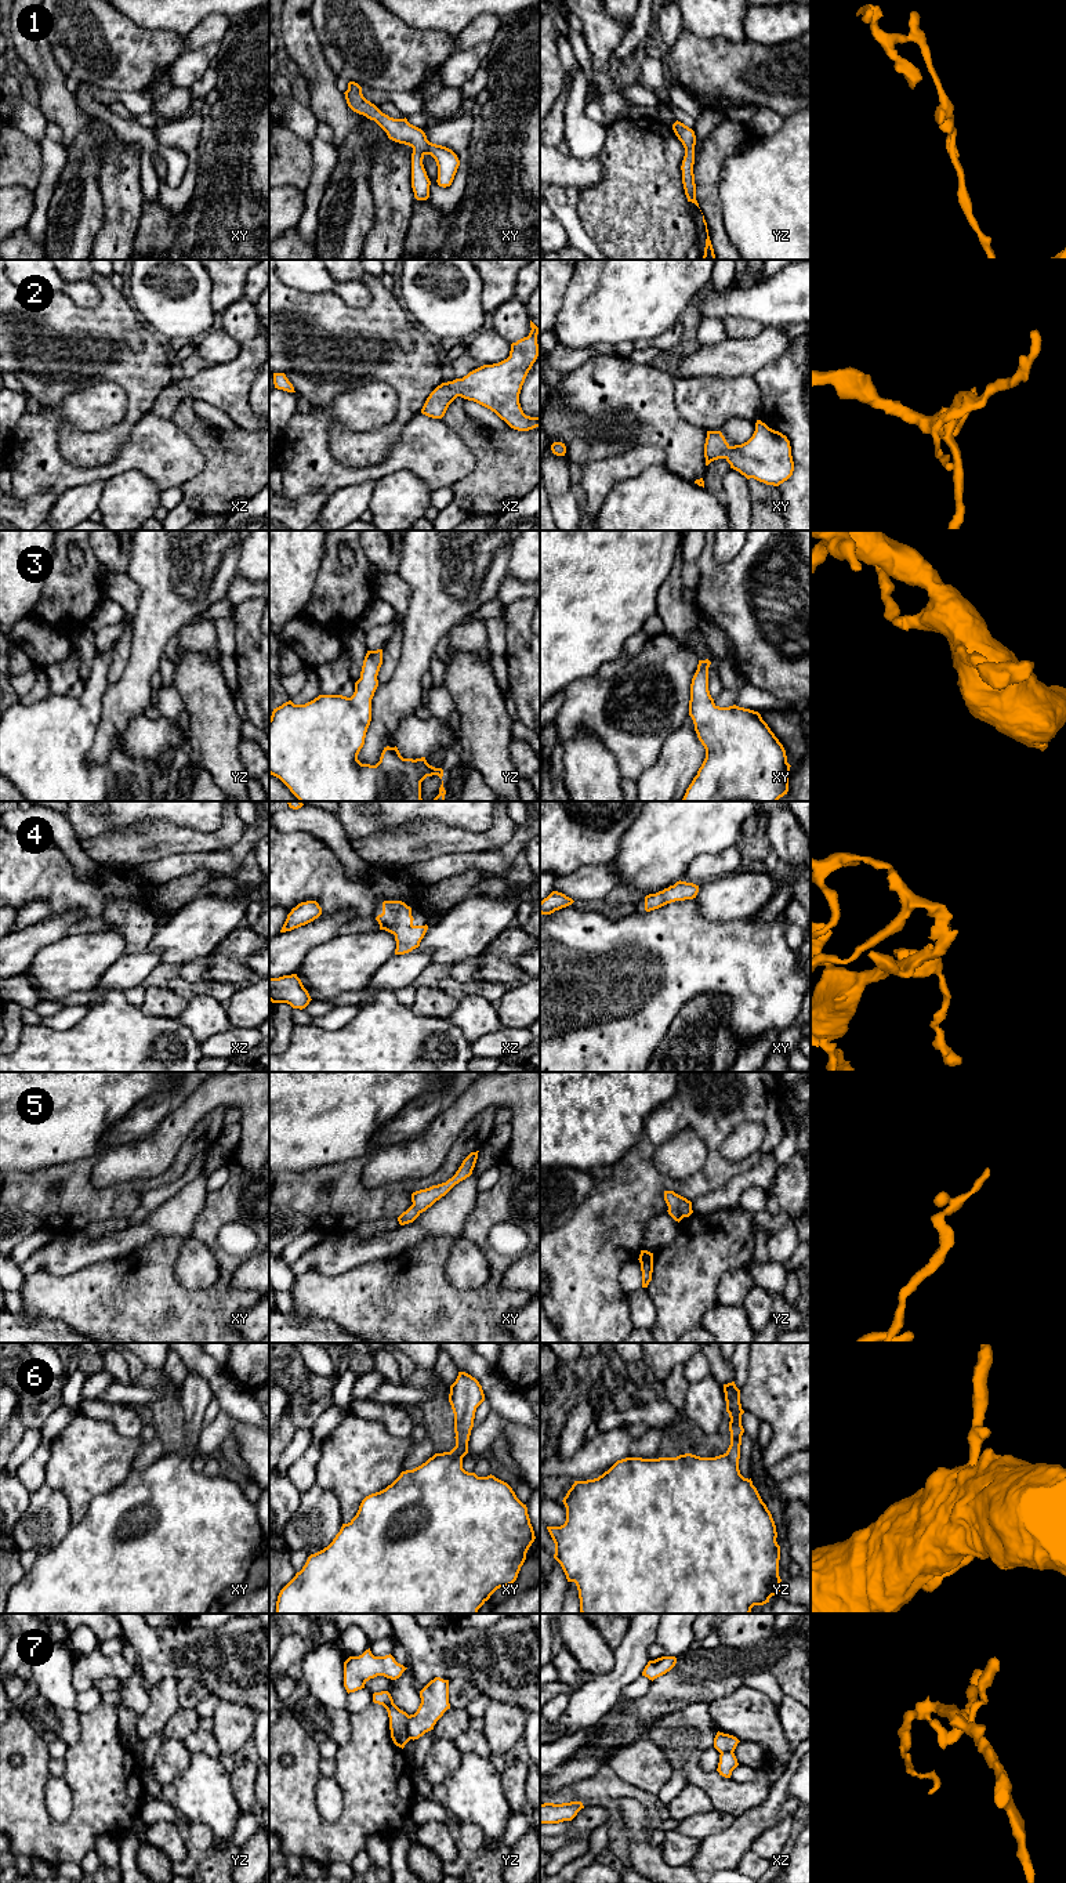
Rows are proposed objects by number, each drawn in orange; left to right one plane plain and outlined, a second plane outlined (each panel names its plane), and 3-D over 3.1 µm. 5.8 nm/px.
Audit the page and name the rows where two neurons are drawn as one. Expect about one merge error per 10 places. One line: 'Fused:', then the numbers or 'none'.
Fused: 7

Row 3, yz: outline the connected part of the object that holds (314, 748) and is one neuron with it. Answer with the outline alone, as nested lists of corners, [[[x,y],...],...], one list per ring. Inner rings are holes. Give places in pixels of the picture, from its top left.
[[[382,649],[367,651],[360,678],[355,682],[351,698],[342,695],[319,695],[305,705],[291,700],[273,709],[269,718],[269,774],[279,778],[300,801],[424,801],[421,782],[427,776],[443,776],[442,768],[429,765],[425,757],[403,758],[398,747],[384,747],[376,765],[362,764],[358,754],[365,745],[371,721],[371,699],[378,687],[378,671],[382,665]]]

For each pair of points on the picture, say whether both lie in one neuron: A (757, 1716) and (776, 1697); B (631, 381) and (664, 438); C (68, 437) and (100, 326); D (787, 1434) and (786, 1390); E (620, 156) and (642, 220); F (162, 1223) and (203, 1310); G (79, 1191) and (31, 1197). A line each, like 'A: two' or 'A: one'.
A: two
B: one
C: one
D: one
E: one
F: two
G: one

